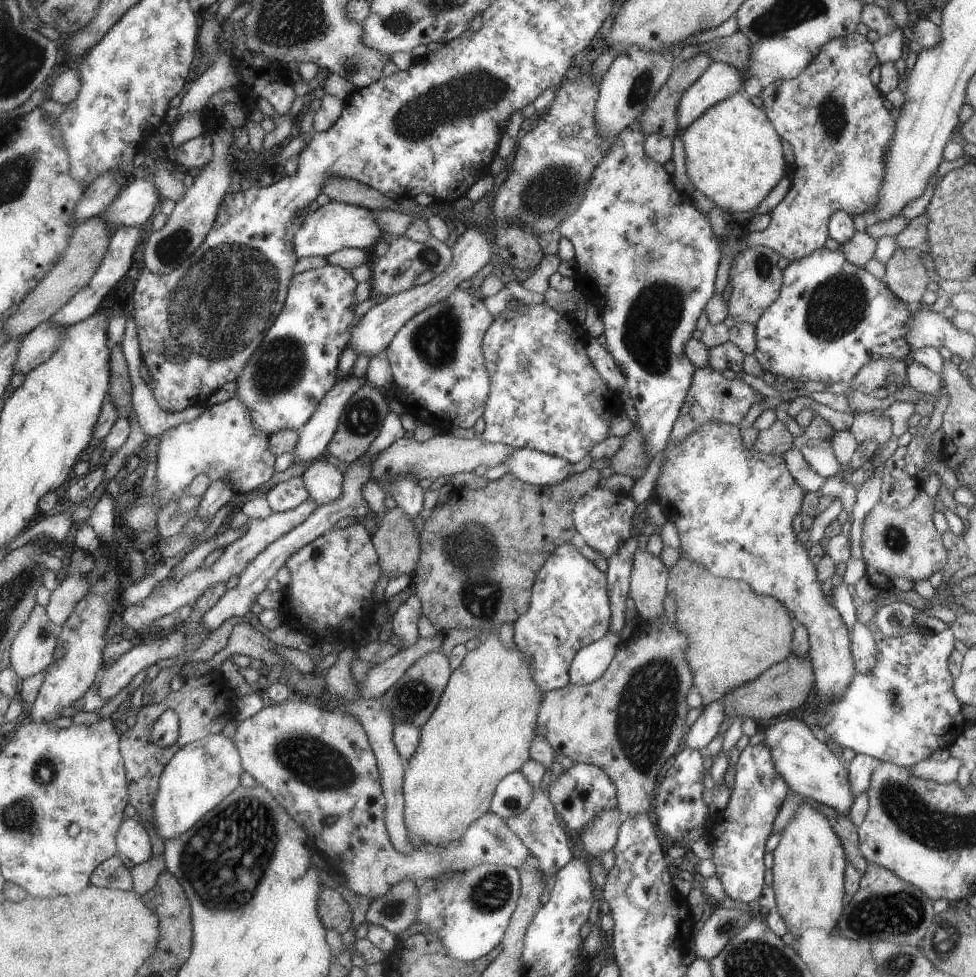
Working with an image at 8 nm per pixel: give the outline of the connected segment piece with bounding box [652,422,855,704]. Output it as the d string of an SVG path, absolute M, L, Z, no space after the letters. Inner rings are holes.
M719 422L701 424L695 432L691 432L677 444L669 444L662 449L663 464L659 468L652 493L664 507L667 521L674 522L681 556L695 564L701 564L711 576L746 582L754 593L776 597L785 604L798 624L807 630L807 654L813 666L817 702L823 704L829 700L837 700L853 680L855 672L851 664L845 623L835 608L829 608L819 580L815 578L815 568L791 528L791 520L795 514L799 514L801 508L803 489L795 482L782 457L747 450L742 440L743 433L737 426Z

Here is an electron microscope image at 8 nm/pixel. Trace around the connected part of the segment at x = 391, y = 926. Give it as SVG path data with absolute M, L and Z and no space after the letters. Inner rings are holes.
M403 878L395 886L389 886L387 892L375 898L369 905L364 920L384 928L394 937L415 924L417 914L417 882Z

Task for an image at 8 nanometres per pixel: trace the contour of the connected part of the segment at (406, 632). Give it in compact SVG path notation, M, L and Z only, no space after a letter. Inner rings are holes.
M414 593L392 614L390 631L399 636L403 647L411 646L419 637L417 620L421 615L421 602Z

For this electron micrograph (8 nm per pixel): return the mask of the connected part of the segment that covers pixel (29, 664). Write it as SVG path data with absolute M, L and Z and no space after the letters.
M37 603L13 643L10 668L19 682L46 670L54 662L61 632L63 627L55 626L46 607Z

